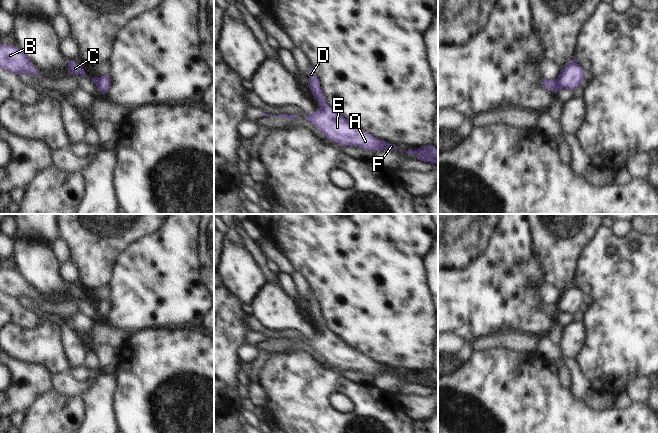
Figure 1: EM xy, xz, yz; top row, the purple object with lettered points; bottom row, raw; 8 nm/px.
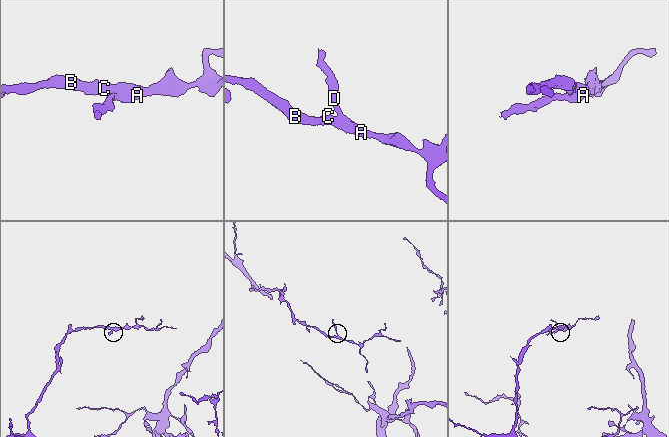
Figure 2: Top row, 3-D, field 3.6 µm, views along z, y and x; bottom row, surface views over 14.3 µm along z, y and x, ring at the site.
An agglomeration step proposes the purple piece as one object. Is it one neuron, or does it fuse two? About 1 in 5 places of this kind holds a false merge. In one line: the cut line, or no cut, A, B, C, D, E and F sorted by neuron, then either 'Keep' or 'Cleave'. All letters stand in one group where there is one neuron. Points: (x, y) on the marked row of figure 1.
No split. Groups: A B C D E F. Keep.

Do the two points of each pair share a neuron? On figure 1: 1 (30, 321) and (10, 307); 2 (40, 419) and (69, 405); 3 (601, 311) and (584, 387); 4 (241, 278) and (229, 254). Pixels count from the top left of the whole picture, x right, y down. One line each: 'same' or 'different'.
1: same
2: same
3: different
4: same

